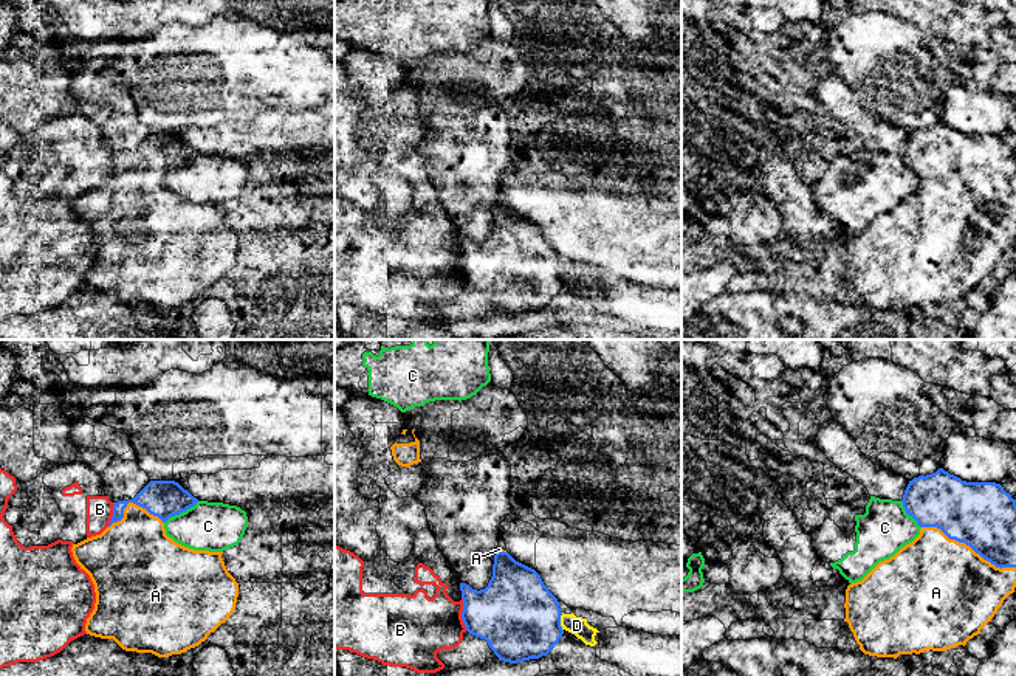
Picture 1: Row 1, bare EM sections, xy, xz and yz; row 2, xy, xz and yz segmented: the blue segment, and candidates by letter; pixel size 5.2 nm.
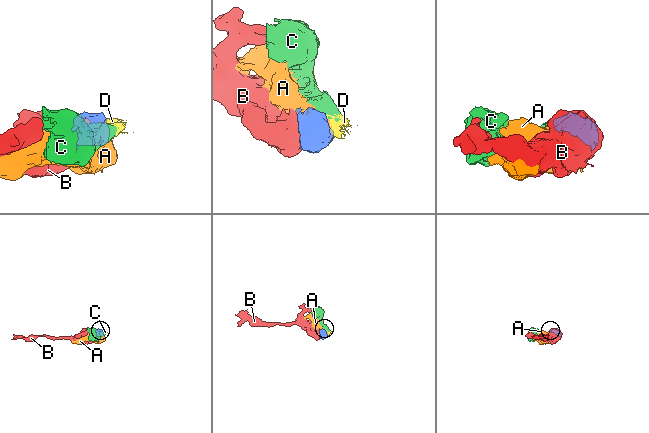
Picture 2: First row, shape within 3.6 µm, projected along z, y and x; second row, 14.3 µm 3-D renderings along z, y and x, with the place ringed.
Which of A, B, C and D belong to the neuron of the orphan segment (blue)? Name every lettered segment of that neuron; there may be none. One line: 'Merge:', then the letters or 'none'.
Merge: A

